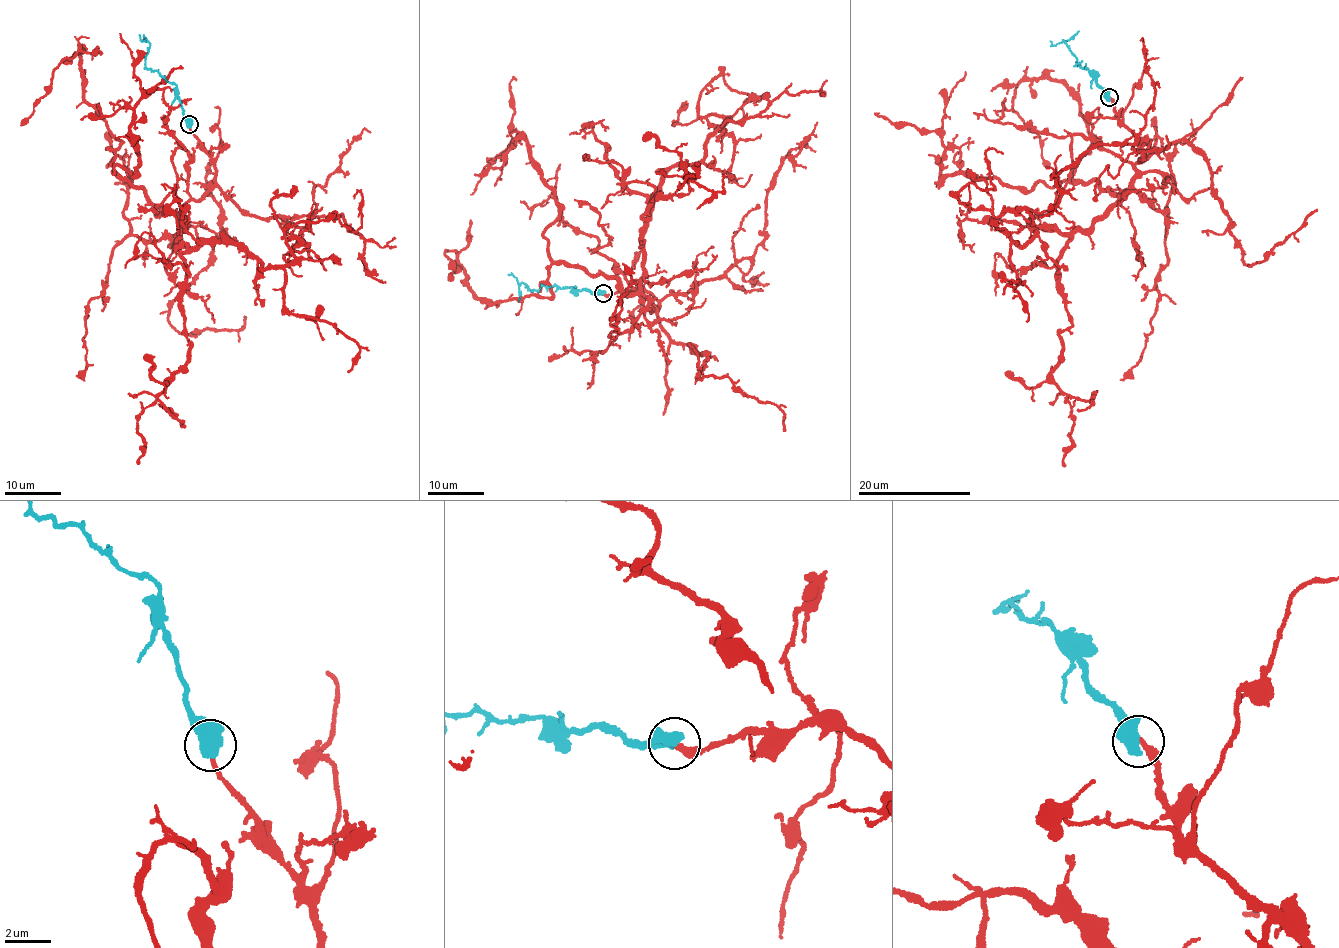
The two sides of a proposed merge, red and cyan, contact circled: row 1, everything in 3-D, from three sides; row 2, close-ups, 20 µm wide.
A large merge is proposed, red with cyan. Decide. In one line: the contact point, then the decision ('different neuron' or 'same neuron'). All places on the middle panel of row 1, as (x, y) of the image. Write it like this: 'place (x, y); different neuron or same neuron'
place (603, 293); same neuron

